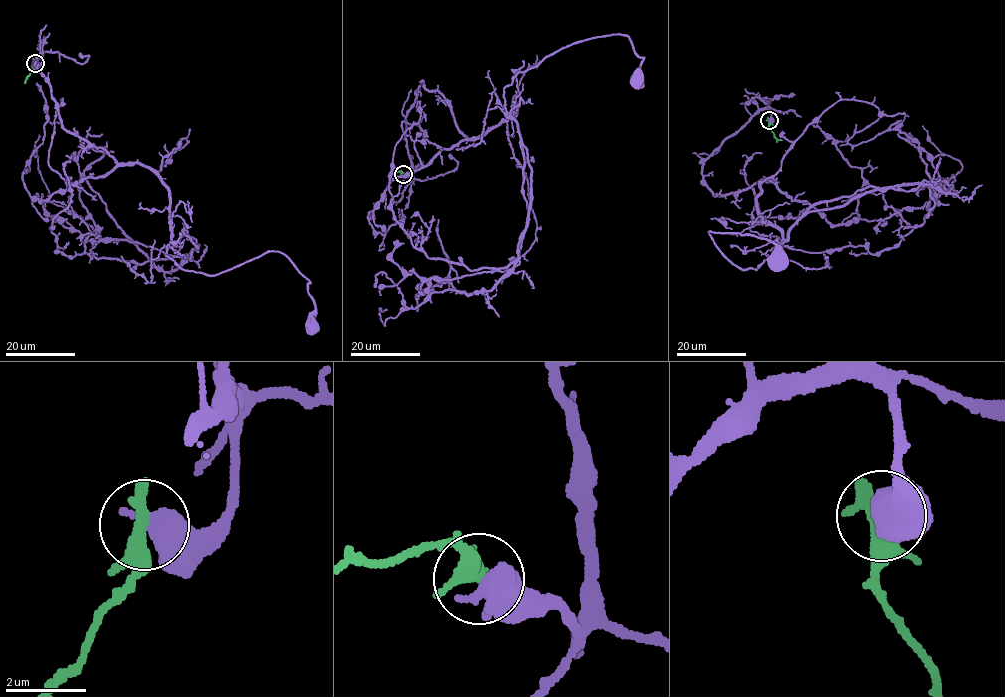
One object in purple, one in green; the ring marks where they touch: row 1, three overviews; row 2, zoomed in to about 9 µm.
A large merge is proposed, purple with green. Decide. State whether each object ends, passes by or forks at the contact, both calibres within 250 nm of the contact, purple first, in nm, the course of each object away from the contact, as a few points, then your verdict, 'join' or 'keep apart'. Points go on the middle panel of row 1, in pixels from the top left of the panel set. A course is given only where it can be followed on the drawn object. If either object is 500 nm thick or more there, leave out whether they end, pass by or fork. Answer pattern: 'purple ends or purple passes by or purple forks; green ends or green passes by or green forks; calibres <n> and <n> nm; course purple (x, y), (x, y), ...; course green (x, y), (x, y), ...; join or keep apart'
calibres 750 and 380 nm; course purple (402, 174), (421, 82), (469, 138), (514, 115), (514, 76), (582, 41), (628, 36), (636, 78); course green (402, 174), (398, 171), (389, 174), (389, 177); keep apart

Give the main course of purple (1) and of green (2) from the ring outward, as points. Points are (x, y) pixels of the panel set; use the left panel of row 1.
1: (35, 63), (42, 49), (70, 133), (169, 192), (166, 255), (213, 275), (279, 251), (310, 282), (312, 326)
2: (35, 63), (25, 83)

